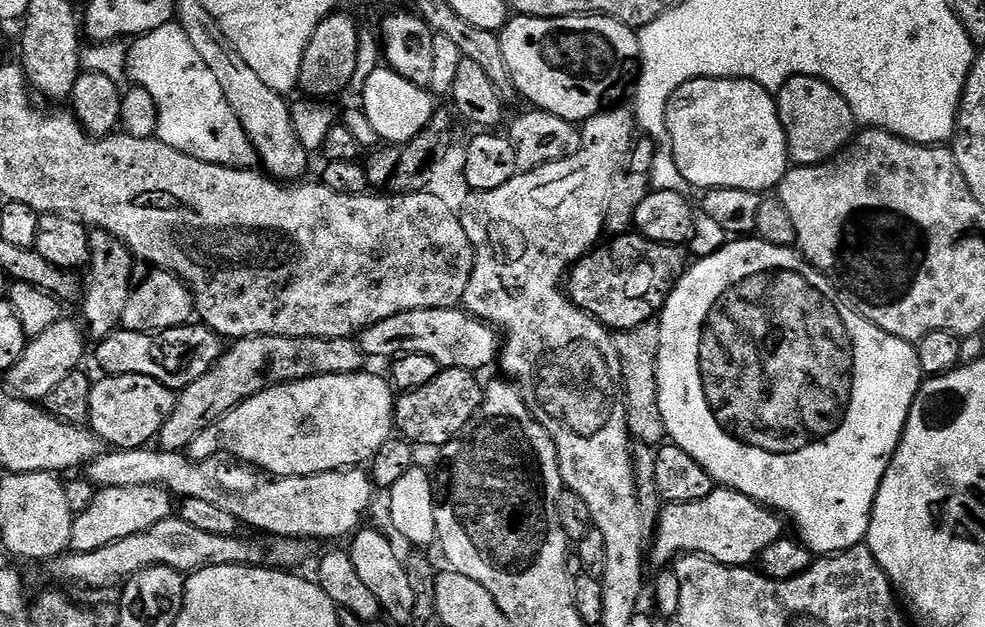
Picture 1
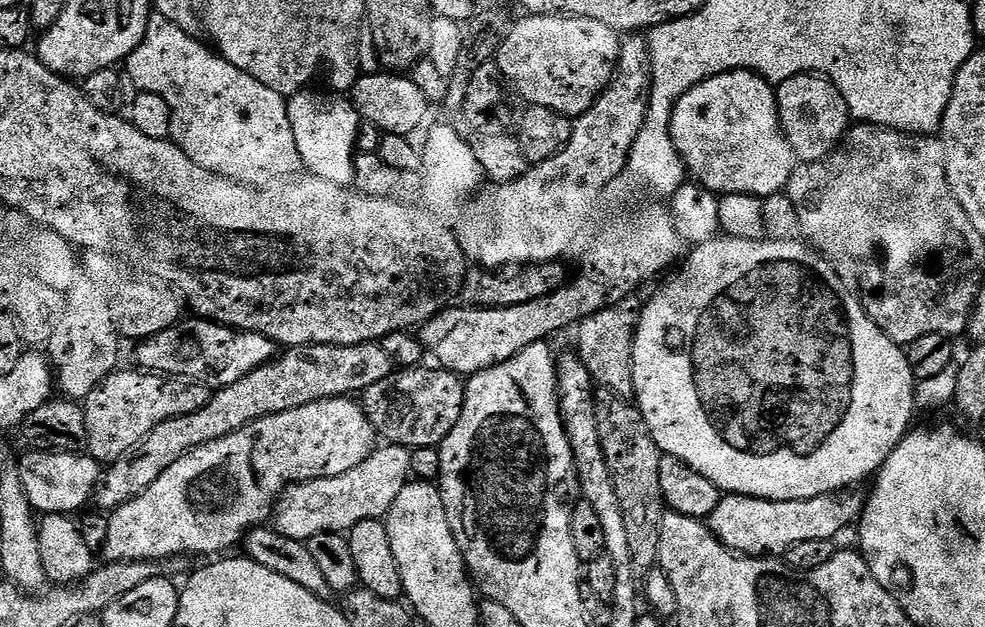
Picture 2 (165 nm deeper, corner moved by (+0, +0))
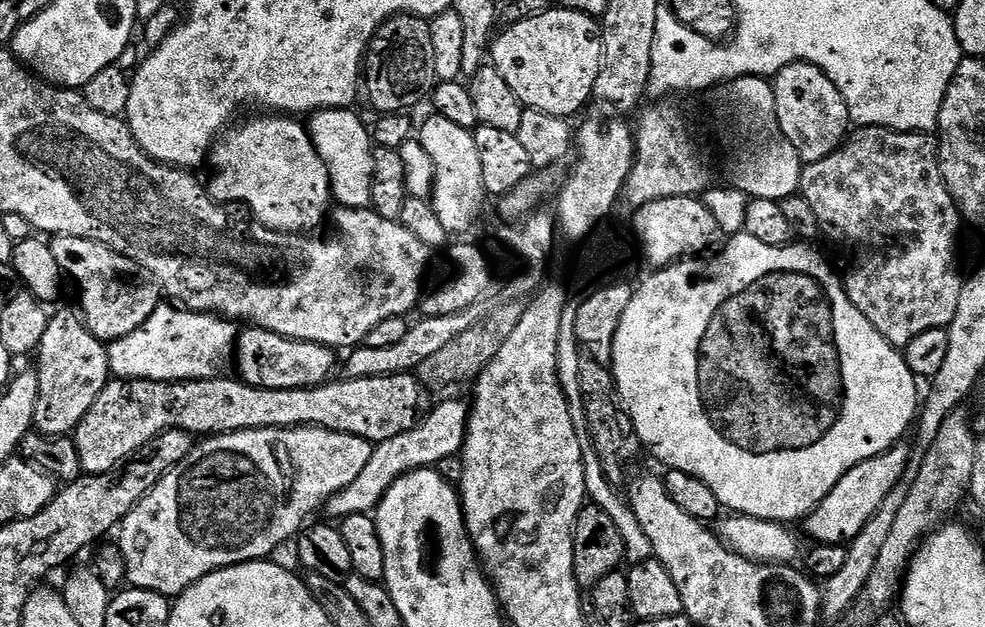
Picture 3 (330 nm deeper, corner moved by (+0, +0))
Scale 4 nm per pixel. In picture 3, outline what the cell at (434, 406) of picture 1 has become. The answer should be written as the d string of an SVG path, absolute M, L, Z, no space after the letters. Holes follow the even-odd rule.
M403 372L397 376L379 376L378 378L336 378L327 384L320 384L317 388L295 388L294 390L266 390L258 386L250 386L245 380L239 378L231 378L232 380L222 380L223 378L213 378L204 380L172 380L172 381L154 381L154 380L135 380L135 379L109 379L108 385L102 390L102 394L98 394L94 406L90 406L90 410L86 410L86 418L82 418L82 422L76 428L74 439L78 446L78 458L80 459L81 469L89 476L97 476L106 470L114 470L114 466L118 466L124 460L130 459L138 450L142 450L142 446L146 446L146 442L150 442L156 436L161 436L166 430L177 428L183 432L191 432L199 434L201 437L209 436L225 436L228 432L245 432L246 430L254 430L255 428L325 428L331 432L345 432L351 436L357 436L363 440L372 441L373 445L386 442L390 438L398 438L398 434L406 434L406 430L410 430L416 425L416 421L422 415L422 407L424 396L422 384L415 375Z

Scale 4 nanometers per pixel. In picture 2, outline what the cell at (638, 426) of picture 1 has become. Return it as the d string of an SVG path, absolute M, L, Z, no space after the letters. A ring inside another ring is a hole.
M629 298L609 308L598 310L598 314L590 314L575 329L576 348L581 362L592 375L593 381L601 388L609 388L614 394L625 398L635 397L634 342L636 341L636 326L638 323L638 304L635 299Z

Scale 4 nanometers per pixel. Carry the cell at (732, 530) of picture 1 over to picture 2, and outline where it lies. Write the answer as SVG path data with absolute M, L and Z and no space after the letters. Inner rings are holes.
M856 490L805 500L763 500L757 496L724 494L706 523L731 552L744 558L768 558L787 552L790 546L798 546L798 542L815 542L818 538L836 540L847 524L859 521L864 501L865 497Z

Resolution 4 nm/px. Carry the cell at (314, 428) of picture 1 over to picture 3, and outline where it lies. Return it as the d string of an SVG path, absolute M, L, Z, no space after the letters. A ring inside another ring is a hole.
M255 428L245 432L228 432L225 436L209 436L201 439L193 447L190 455L178 466L174 466L160 481L148 491L146 498L130 510L130 514L118 526L118 543L122 554L126 558L127 583L134 588L141 588L147 592L156 592L160 596L175 598L206 574L218 568L229 568L235 564L249 564L252 560L263 560L271 557L275 548L280 548L284 543L291 541L309 523L308 516L323 509L328 499L350 486L362 470L366 470L366 462L372 457L373 443L345 432L331 432L325 428Z

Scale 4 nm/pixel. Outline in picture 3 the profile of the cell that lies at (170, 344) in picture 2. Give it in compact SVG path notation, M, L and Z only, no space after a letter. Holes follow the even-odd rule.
M248 326L237 335L235 342L234 351L234 366L236 364L235 375L241 380L245 380L250 386L258 386L259 388L265 388L266 390L294 390L295 388L317 388L320 384L327 384L333 379L334 373L332 371L337 371L338 368L338 356L333 349L327 348L326 346L319 344L318 342L306 341L306 340L295 340L294 338L286 338L282 334L274 334L270 330L265 328L258 328L255 326Z

